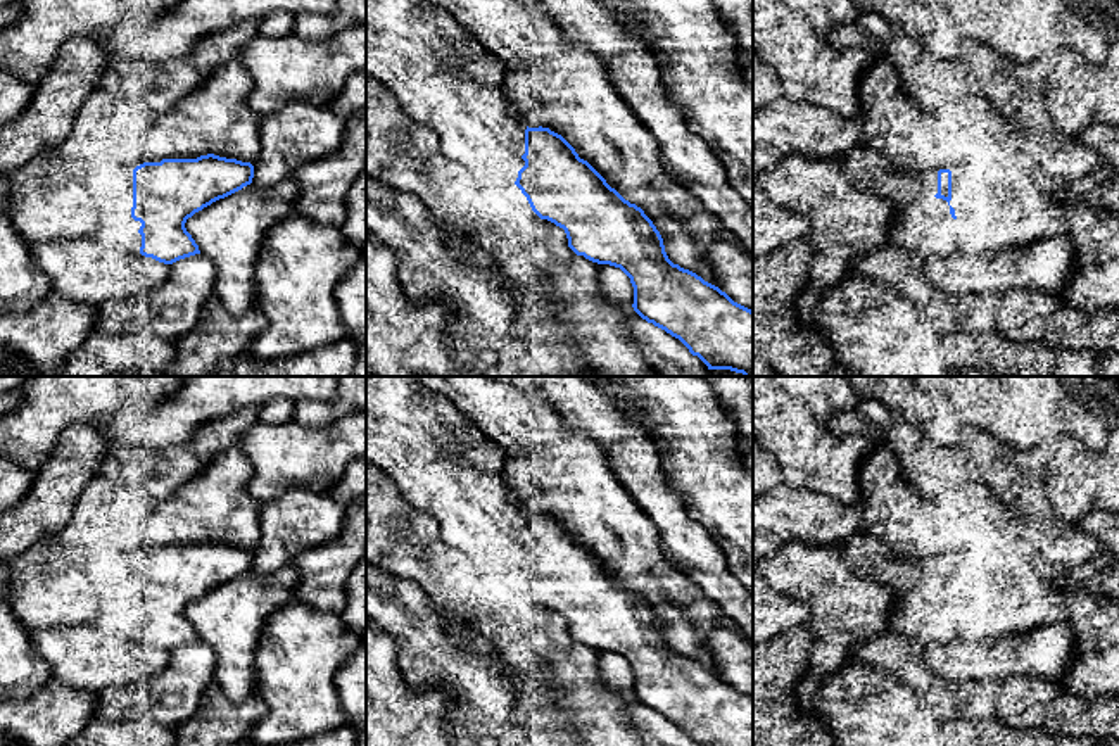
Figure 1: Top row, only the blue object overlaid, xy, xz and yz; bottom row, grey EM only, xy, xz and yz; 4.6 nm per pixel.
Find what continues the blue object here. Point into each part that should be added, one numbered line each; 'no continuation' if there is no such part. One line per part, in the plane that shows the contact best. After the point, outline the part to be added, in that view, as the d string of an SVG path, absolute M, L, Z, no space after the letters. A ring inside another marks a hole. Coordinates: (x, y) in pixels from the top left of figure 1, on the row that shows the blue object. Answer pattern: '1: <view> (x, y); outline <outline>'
1: xz (444, 78); outline M366 0L366 74L380 81L418 124L437 133L440 150L487 183L487 171L516 181L525 166L525 130L539 124L518 116L504 92L503 64L442 7L428 0Z

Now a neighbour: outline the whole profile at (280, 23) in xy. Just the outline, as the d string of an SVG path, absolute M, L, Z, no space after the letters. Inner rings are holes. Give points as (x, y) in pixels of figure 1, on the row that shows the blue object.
M273 10L259 19L259 36L283 38L294 35L295 16L287 10Z

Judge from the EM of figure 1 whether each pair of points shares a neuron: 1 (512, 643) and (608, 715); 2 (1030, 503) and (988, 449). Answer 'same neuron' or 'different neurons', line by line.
1: same neuron
2: same neuron

